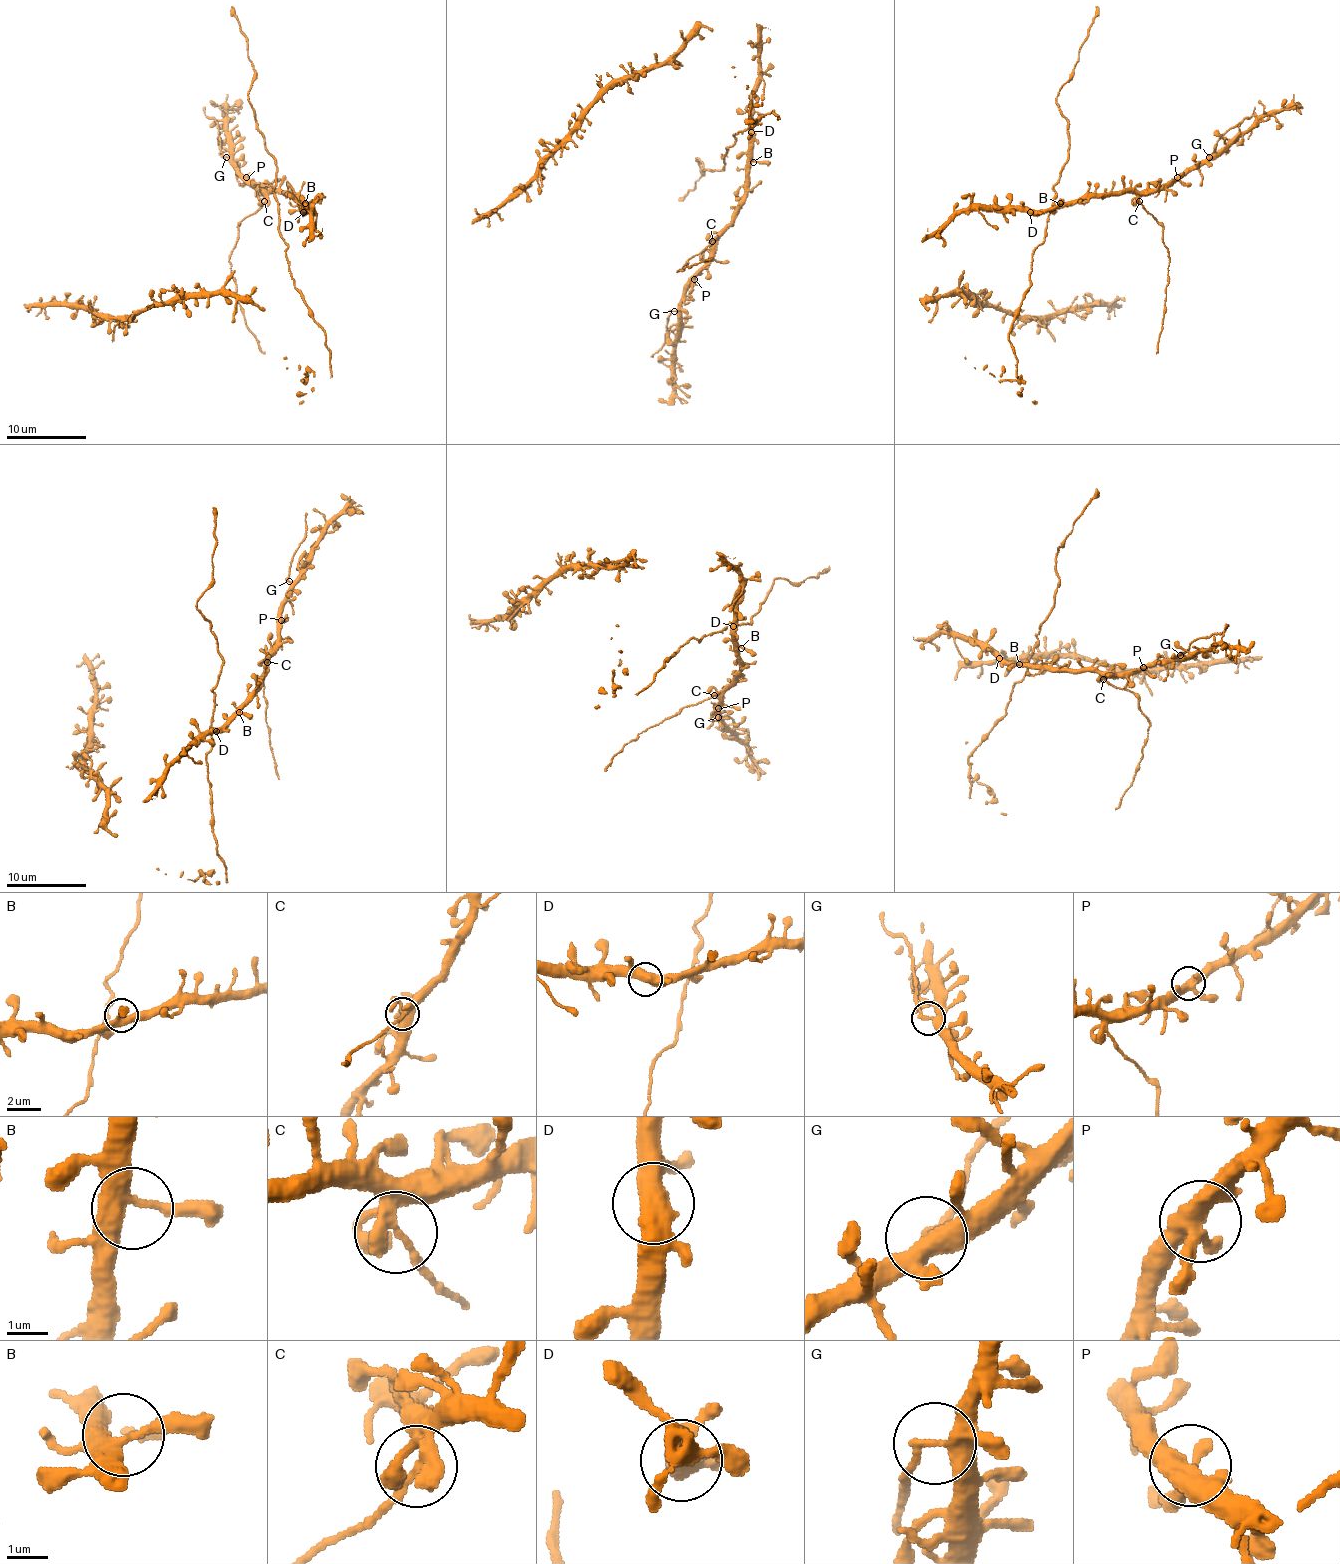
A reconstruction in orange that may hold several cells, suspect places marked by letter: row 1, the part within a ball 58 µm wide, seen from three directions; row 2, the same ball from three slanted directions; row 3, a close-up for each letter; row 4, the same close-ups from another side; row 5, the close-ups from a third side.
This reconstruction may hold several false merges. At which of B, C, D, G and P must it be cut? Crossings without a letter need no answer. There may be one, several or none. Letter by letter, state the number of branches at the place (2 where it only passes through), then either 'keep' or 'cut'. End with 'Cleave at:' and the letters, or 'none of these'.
B: branches 3; keep
C: branches 3; cut
D: branches 3; keep
G: branches 3; cut
P: branches 3; keep
Cleave at: C, G

